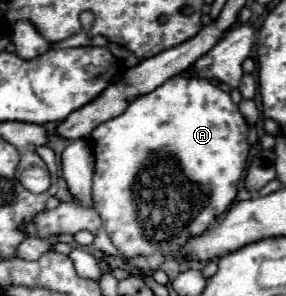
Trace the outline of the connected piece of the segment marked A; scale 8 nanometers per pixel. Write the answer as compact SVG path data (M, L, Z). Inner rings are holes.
M175 75L169 81L165 81L161 87L157 87L153 93L141 95L135 101L129 103L127 111L115 119L109 119L105 123L101 123L93 133L91 133L91 143L93 143L93 153L95 153L95 177L93 177L93 199L95 199L95 211L99 213L103 227L107 231L107 235L111 237L113 245L119 249L119 253L125 259L133 259L139 255L153 255L153 253L163 253L163 255L177 255L189 239L203 235L203 231L207 231L207 227L221 217L231 203L237 197L237 185L243 177L245 165L247 165L247 155L249 155L249 143L247 143L247 123L243 119L243 115L239 113L239 107L231 101L231 97L221 91L217 85L213 85L207 79L195 79L195 77L187 77L187 75Z

